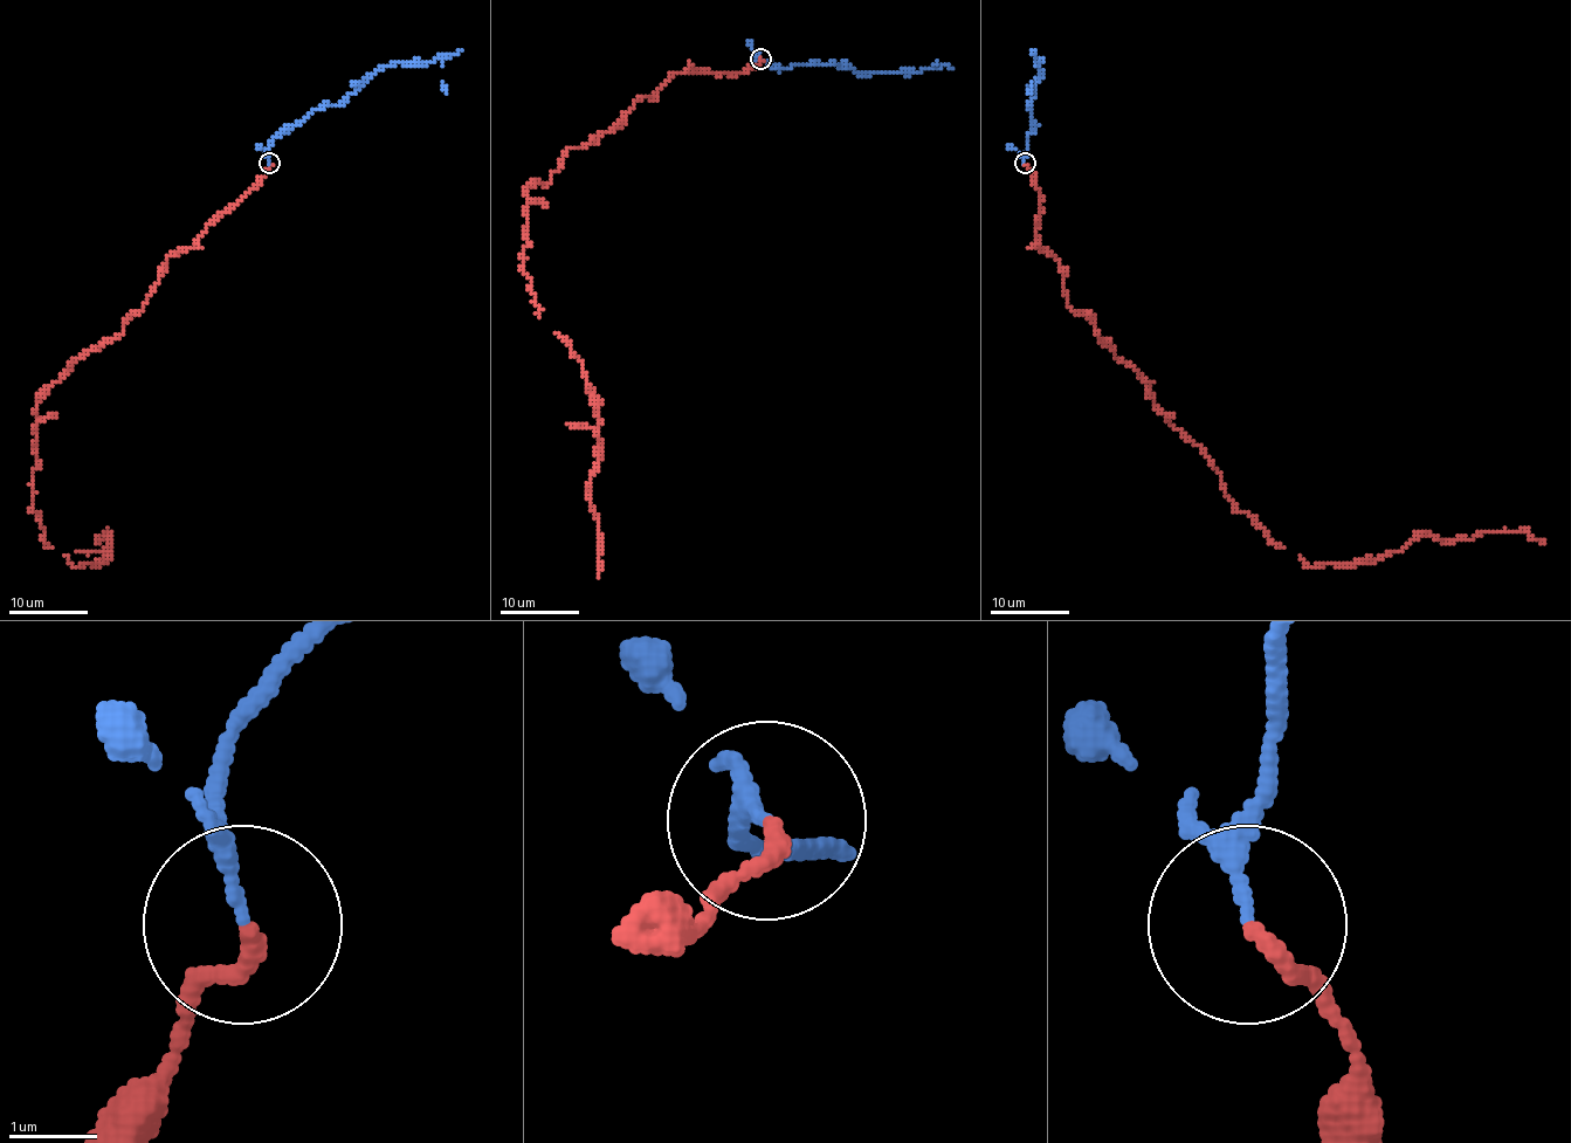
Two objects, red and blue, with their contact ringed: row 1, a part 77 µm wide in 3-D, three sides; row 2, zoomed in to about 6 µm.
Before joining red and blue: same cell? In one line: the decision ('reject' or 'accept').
accept

